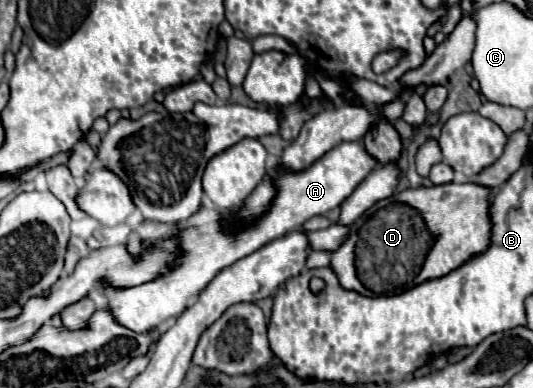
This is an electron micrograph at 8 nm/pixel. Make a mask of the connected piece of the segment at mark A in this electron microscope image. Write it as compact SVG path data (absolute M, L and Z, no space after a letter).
M361 140L355 142L341 142L333 150L329 150L321 160L317 160L311 168L303 170L301 174L279 174L275 178L277 184L277 196L271 204L269 214L265 214L255 226L239 232L239 234L225 234L223 232L223 214L221 210L201 208L197 214L193 214L187 222L181 222L181 248L183 256L179 258L177 268L173 268L167 276L141 284L137 288L127 290L113 290L105 288L103 292L109 298L109 308L115 316L115 320L135 332L147 332L151 328L157 328L163 322L175 320L189 304L191 296L197 296L225 266L231 266L239 258L249 256L251 252L259 250L267 242L285 236L287 232L299 230L301 224L313 216L325 214L337 206L363 182L363 178L377 166L379 162L363 148Z

